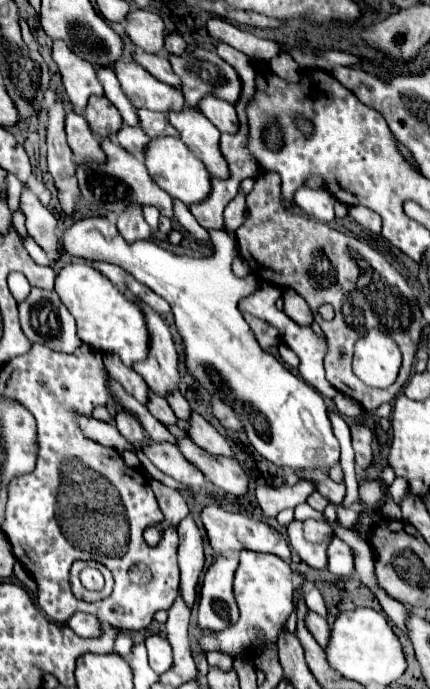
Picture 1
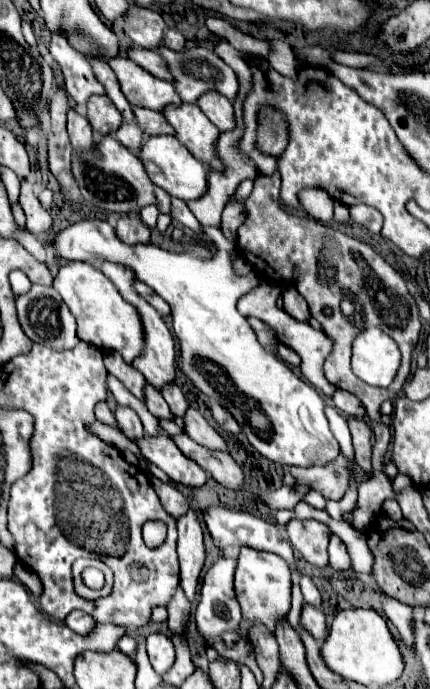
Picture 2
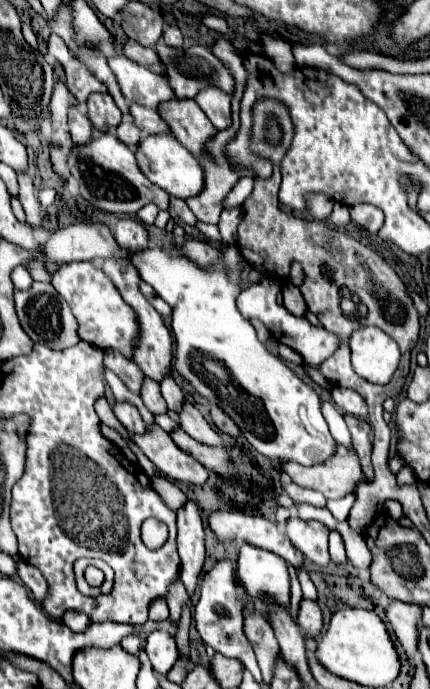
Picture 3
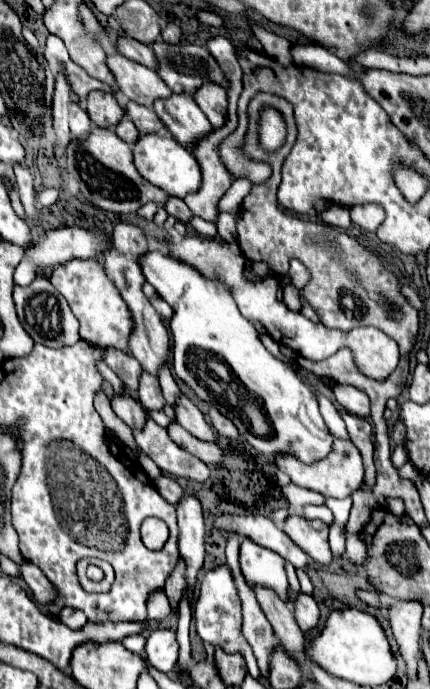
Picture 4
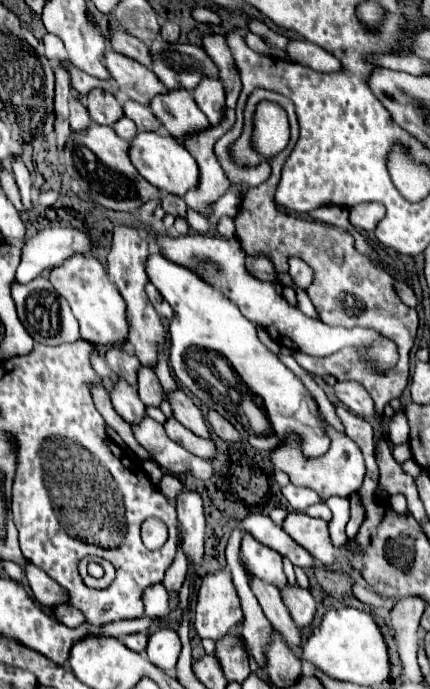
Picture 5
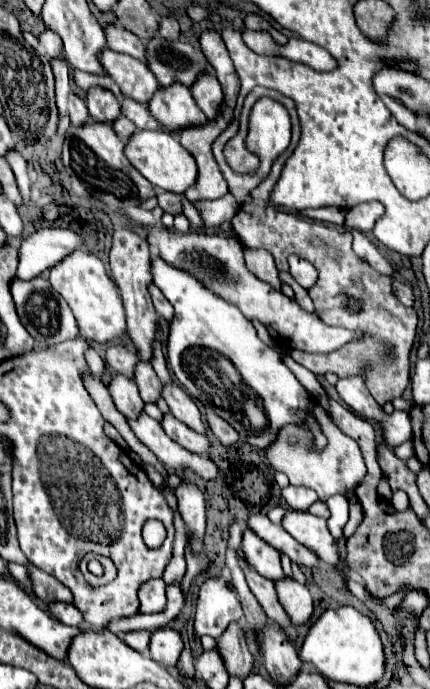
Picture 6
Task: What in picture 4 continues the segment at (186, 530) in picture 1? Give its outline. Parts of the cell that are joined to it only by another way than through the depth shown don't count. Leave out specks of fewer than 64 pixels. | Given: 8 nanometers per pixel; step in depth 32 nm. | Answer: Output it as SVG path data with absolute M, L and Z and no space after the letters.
M184 496L182 502L176 506L178 512L178 548L180 558L186 564L186 586L188 590L194 588L198 570L204 562L204 518L202 518L202 506L198 498Z

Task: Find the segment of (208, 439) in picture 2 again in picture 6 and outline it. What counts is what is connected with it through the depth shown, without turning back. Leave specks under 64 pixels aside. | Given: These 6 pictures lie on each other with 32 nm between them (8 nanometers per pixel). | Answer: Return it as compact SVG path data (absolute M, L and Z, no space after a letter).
M176 382L170 384L170 386L164 386L162 398L168 402L172 414L174 414L182 424L186 424L188 428L192 428L192 430L198 432L198 434L206 434L206 428L204 428L204 424L202 424L202 416L200 416L198 406L192 402L192 398L190 398Z

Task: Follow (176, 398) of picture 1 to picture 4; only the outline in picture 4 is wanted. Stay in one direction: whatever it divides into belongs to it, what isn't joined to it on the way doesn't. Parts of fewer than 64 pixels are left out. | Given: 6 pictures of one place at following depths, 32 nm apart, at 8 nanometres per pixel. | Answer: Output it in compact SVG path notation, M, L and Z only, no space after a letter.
M164 368L164 372L160 372L160 386L162 386L162 396L166 398L166 404L170 406L170 408L174 408L174 404L176 404L176 392L180 392L180 388L178 388L178 384L174 382L174 378L172 378L172 374L170 374L170 368Z

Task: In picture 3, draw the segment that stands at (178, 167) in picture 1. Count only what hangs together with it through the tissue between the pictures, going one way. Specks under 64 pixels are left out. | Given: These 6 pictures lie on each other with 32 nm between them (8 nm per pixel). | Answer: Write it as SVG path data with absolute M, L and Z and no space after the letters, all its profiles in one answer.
M172 134L144 138L140 142L140 148L136 150L136 160L142 172L148 176L148 180L152 180L152 184L166 190L170 196L186 200L186 198L198 196L204 188L204 168L200 160L196 160Z

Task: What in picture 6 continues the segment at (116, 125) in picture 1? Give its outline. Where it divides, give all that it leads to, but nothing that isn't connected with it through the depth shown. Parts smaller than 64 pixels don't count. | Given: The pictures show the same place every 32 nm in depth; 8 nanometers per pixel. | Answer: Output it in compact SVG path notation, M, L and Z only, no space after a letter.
M90 88L86 96L90 118L96 122L112 124L120 116L120 104L110 90L104 88Z

